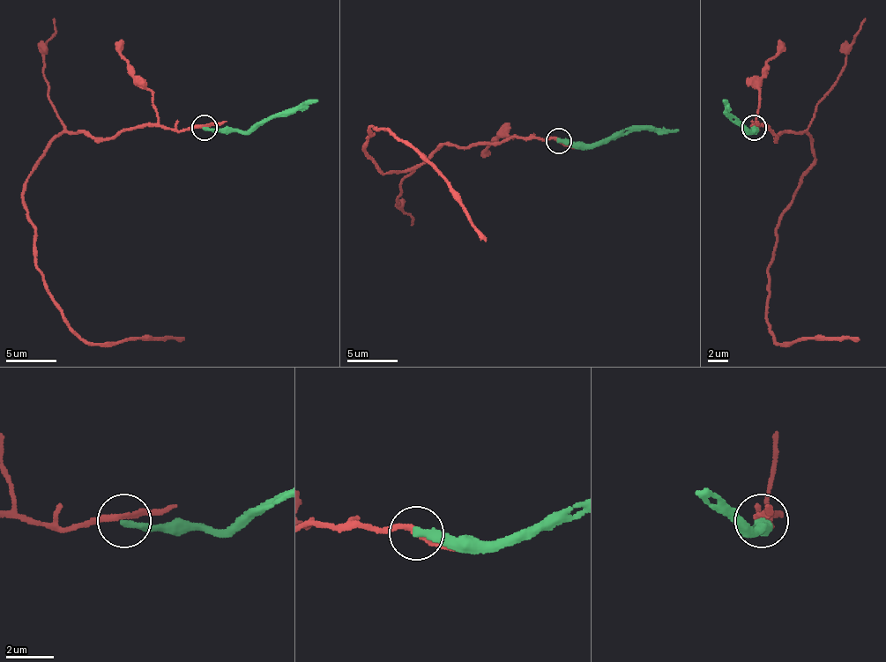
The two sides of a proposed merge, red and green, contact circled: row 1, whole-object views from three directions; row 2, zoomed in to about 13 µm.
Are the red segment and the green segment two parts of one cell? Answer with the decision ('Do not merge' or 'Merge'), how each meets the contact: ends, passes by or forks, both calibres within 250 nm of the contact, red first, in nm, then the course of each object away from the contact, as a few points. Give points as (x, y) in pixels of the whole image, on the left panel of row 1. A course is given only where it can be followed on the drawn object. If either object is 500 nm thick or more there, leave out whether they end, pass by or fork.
Do not merge. At the ring red passes by. At the ring green ends. Thickness 220 nm (red) against 300 nm. Course of red: (204, 127), (149, 124), (113, 137), (62, 131), (24, 195), (33, 263), (70, 328), (93, 343), (183, 340). Course of green: (204, 127), (253, 131), (268, 119), (294, 115), (318, 99)

